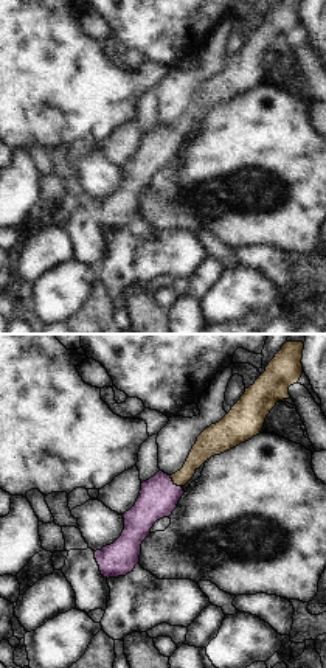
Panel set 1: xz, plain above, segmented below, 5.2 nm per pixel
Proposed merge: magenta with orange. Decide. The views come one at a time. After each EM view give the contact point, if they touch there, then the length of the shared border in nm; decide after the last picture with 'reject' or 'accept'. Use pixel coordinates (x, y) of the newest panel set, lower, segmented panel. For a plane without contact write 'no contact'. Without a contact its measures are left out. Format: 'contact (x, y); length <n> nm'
contact (173, 482); length 90 nm

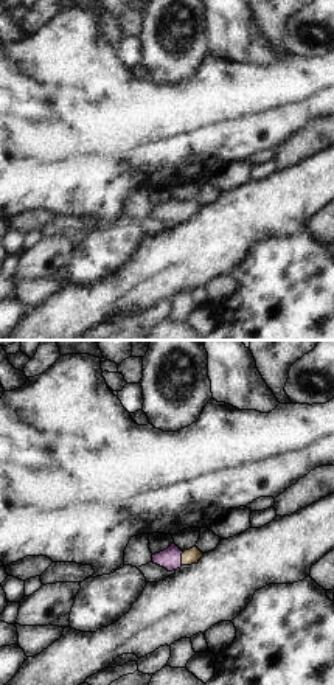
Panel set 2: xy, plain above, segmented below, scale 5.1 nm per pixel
contact (180, 558); length 70 nm

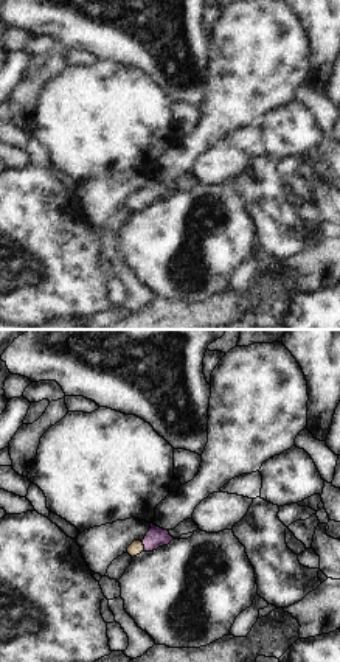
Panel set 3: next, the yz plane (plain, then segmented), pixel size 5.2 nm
contact (143, 544); length 60 nm

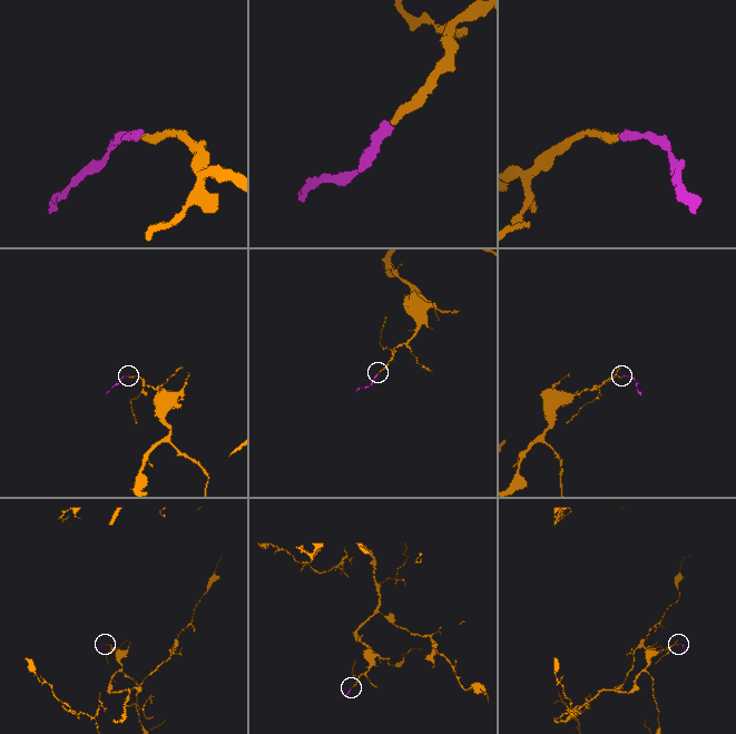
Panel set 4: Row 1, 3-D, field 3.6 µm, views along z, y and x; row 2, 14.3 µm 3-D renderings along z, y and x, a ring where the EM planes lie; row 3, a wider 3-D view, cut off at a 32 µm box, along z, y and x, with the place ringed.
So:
accept

